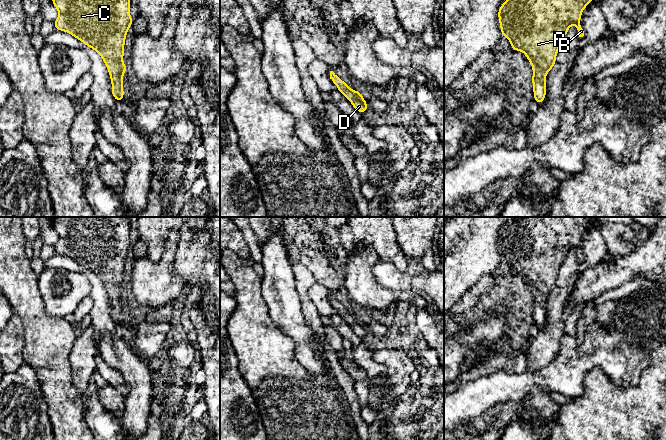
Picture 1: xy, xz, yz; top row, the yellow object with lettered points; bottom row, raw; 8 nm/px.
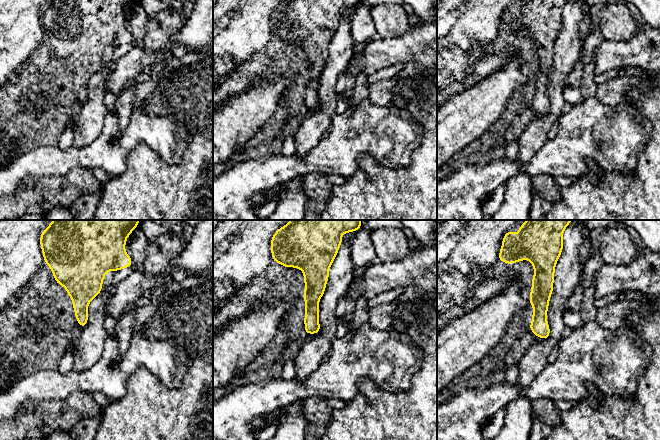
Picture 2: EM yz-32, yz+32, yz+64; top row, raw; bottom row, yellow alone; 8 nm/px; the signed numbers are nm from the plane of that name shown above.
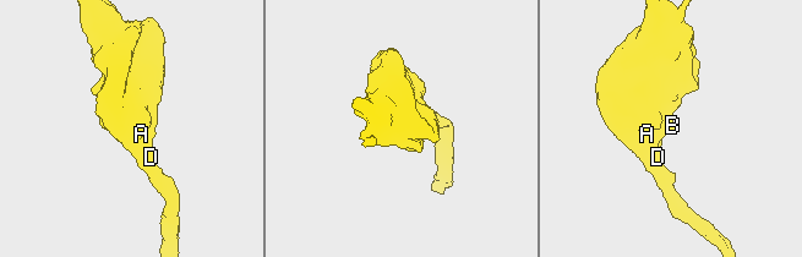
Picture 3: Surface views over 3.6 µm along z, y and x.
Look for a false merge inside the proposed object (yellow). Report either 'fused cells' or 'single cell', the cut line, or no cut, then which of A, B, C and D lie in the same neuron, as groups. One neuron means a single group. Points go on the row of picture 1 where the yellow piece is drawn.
single cell; cut none; groups A B C D

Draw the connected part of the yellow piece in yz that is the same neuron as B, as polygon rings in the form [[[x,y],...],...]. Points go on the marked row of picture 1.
[[[506,0],[498,10],[501,34],[505,36],[514,51],[522,51],[533,70],[532,84],[535,103],[546,97],[546,76],[556,63],[560,44],[569,28],[575,24],[578,38],[585,38],[580,24],[581,14],[593,0]]]

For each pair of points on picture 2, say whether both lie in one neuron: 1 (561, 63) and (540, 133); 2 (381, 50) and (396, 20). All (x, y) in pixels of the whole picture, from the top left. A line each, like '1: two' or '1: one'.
1: one
2: two

